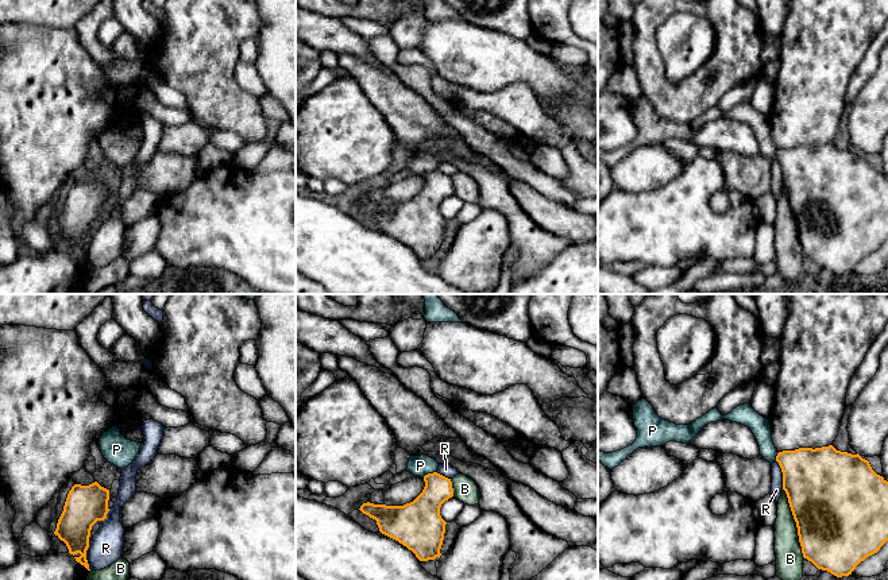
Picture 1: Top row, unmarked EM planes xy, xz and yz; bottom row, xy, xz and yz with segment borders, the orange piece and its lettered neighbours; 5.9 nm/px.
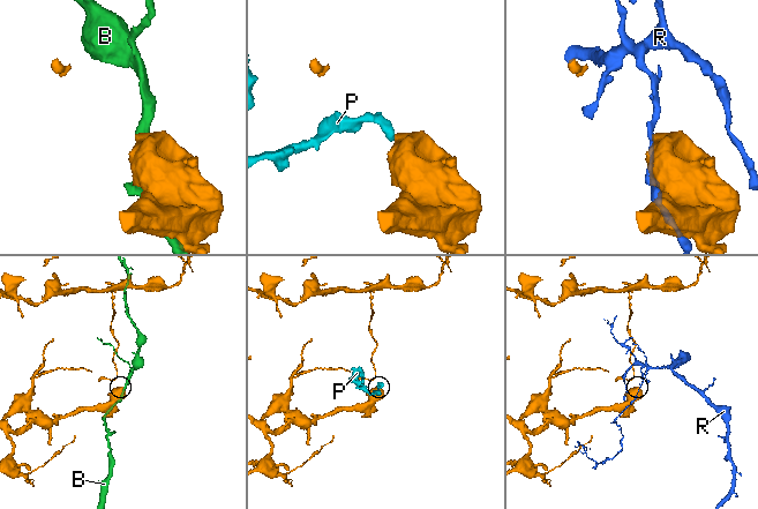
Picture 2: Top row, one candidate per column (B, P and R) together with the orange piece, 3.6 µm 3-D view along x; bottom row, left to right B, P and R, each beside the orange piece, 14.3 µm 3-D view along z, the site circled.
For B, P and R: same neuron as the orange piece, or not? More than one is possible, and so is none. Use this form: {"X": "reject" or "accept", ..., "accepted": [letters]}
{"B": "reject", "P": "reject", "R": "reject", "accepted": []}

